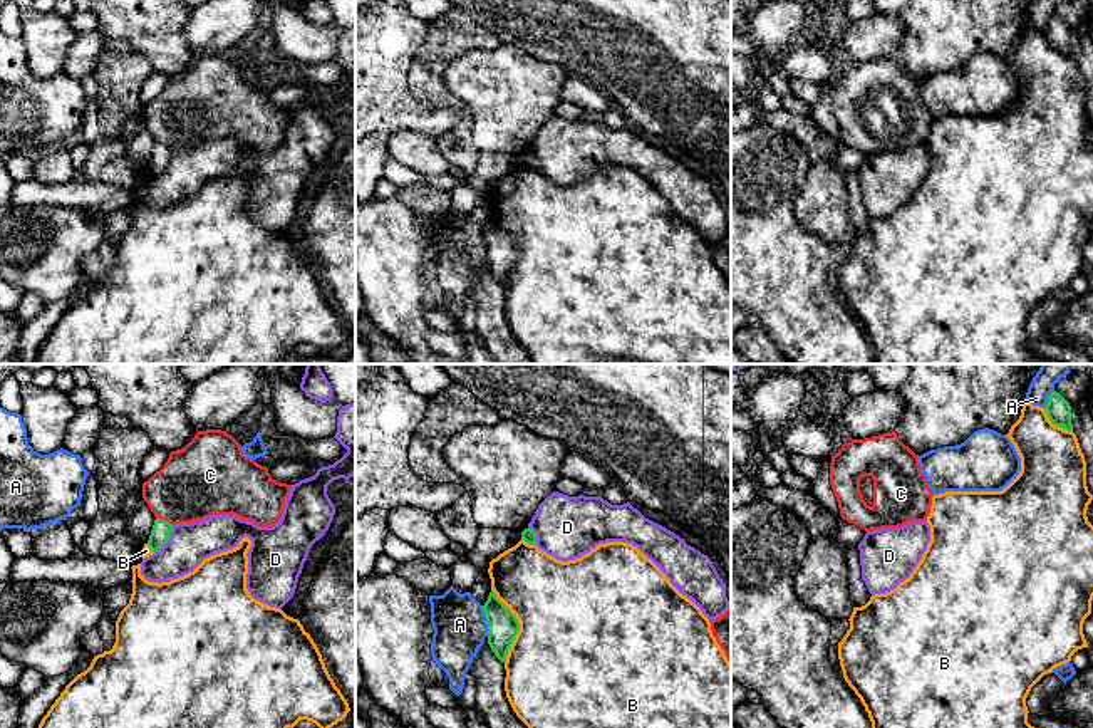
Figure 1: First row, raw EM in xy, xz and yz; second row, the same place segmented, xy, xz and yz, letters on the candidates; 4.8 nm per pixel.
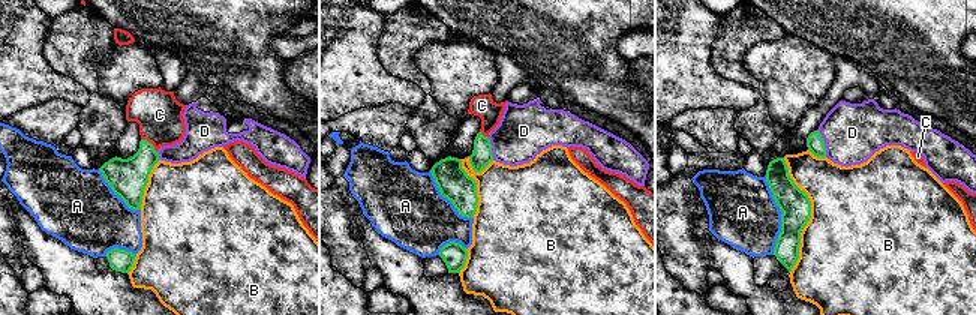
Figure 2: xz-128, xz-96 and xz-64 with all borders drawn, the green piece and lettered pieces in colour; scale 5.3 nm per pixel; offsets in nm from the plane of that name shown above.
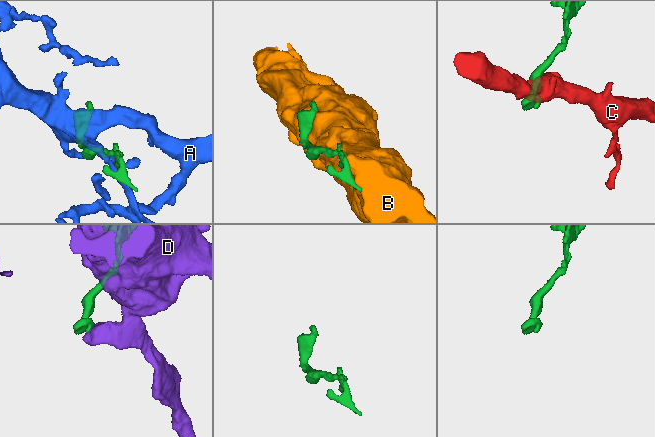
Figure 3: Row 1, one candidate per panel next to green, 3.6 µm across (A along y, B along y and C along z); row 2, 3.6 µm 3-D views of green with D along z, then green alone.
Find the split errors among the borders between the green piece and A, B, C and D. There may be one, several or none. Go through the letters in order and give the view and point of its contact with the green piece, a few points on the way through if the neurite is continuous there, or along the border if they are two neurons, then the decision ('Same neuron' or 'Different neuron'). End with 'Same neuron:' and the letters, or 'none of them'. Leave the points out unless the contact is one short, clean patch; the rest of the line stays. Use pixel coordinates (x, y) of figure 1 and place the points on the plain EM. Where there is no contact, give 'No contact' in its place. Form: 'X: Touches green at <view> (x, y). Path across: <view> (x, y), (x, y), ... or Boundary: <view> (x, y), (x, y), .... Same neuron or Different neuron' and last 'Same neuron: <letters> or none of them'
A: Touches green at xz (486, 245). Different neuron
B: Touches green at xz (518, 250). Different neuron
C: Touches green at xy (165, 145). Boundary: xy (156, 141), (171, 150). Different neuron
D: Touches green at xy (168, 163). Boundary: xy (173, 150), (168, 165), (155, 178). Different neuron
Same neuron: none of them

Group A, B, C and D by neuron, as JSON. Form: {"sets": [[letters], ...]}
{"sets": [["A"], ["B"], ["C"], ["D"]]}

